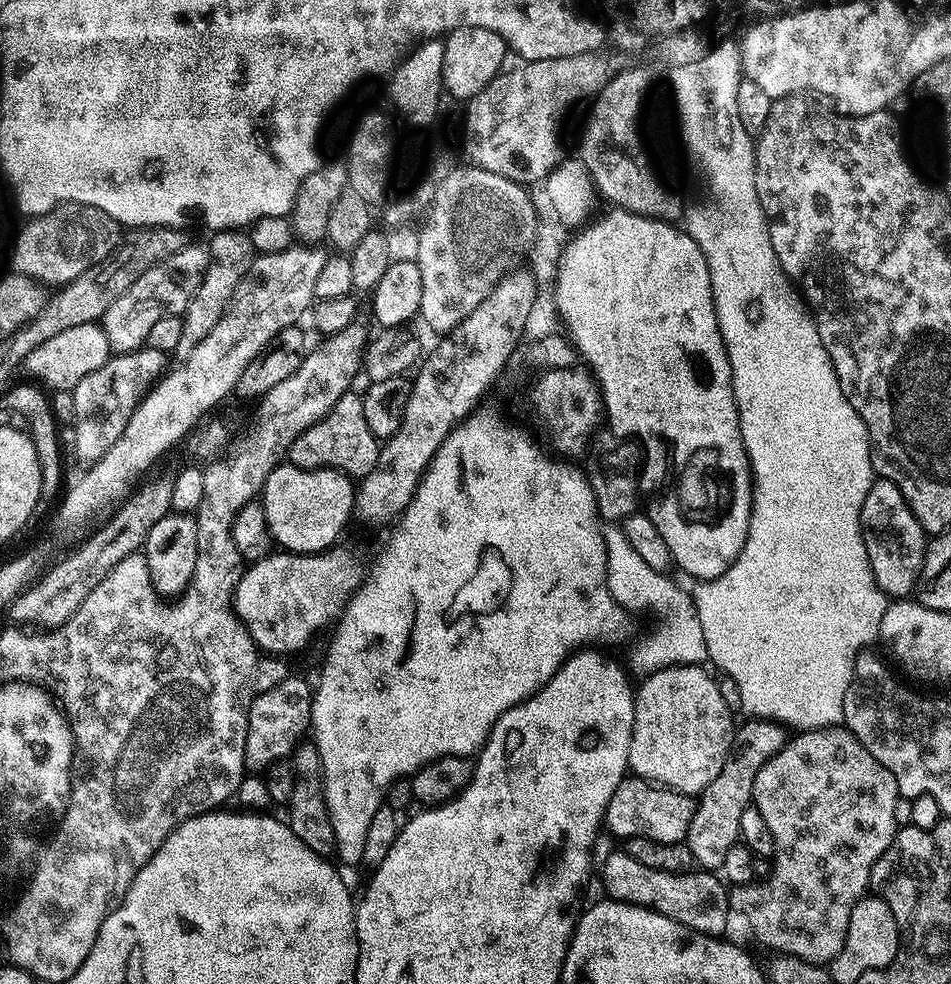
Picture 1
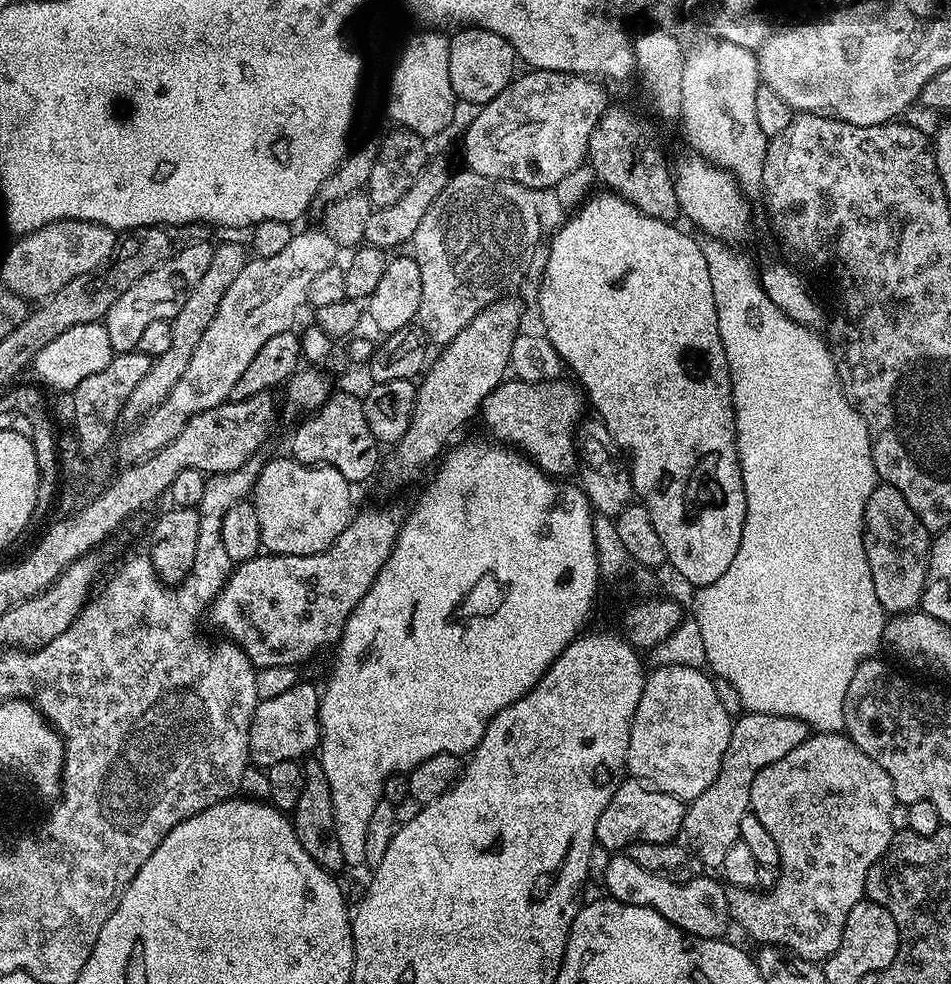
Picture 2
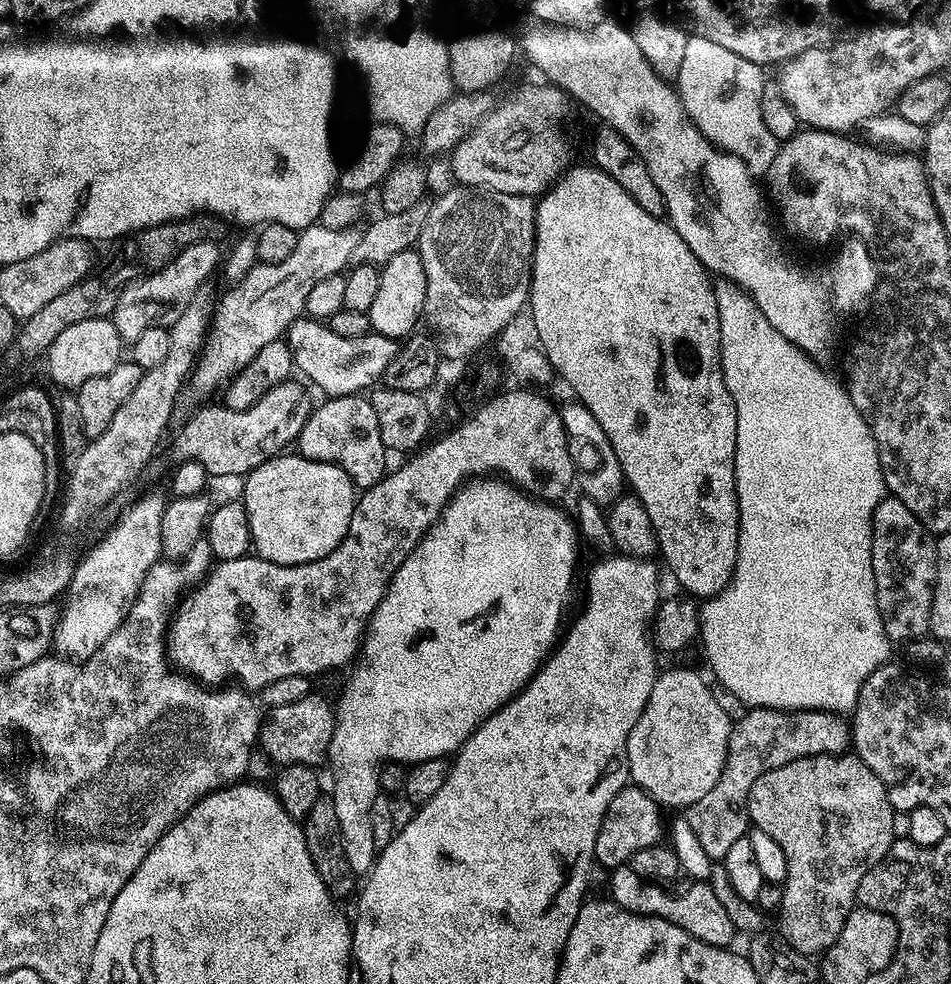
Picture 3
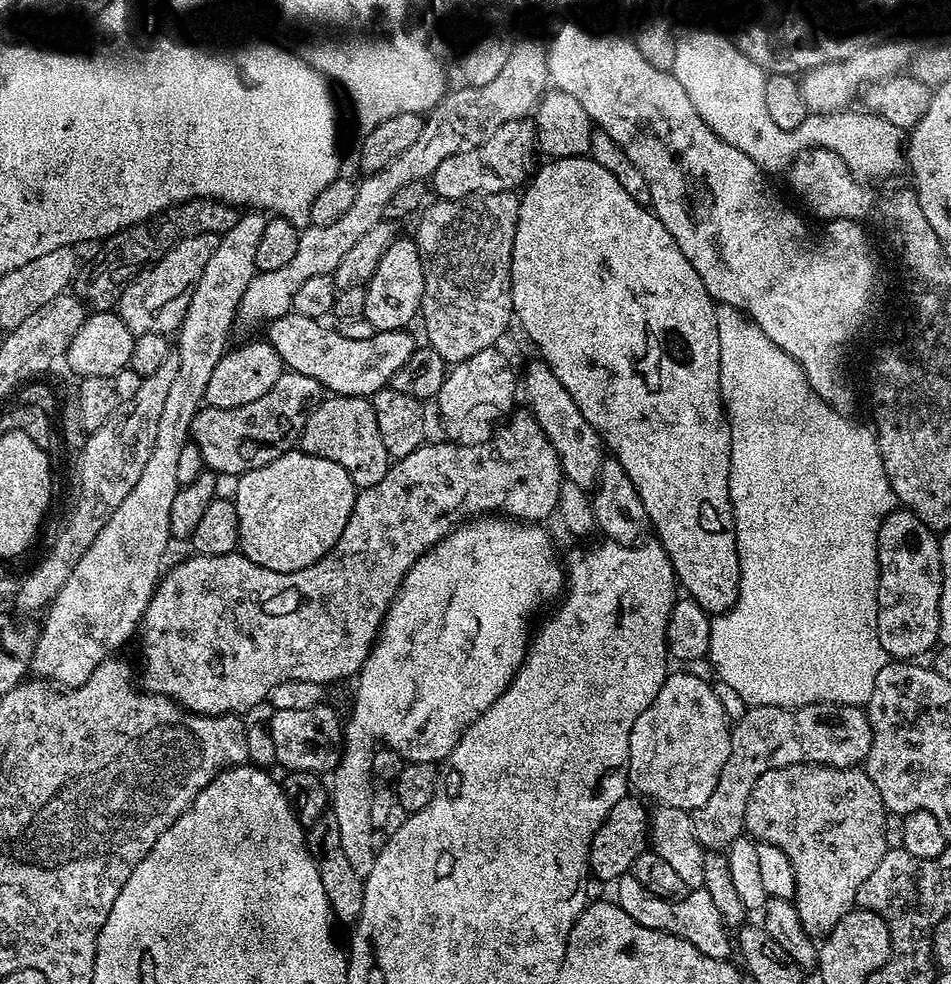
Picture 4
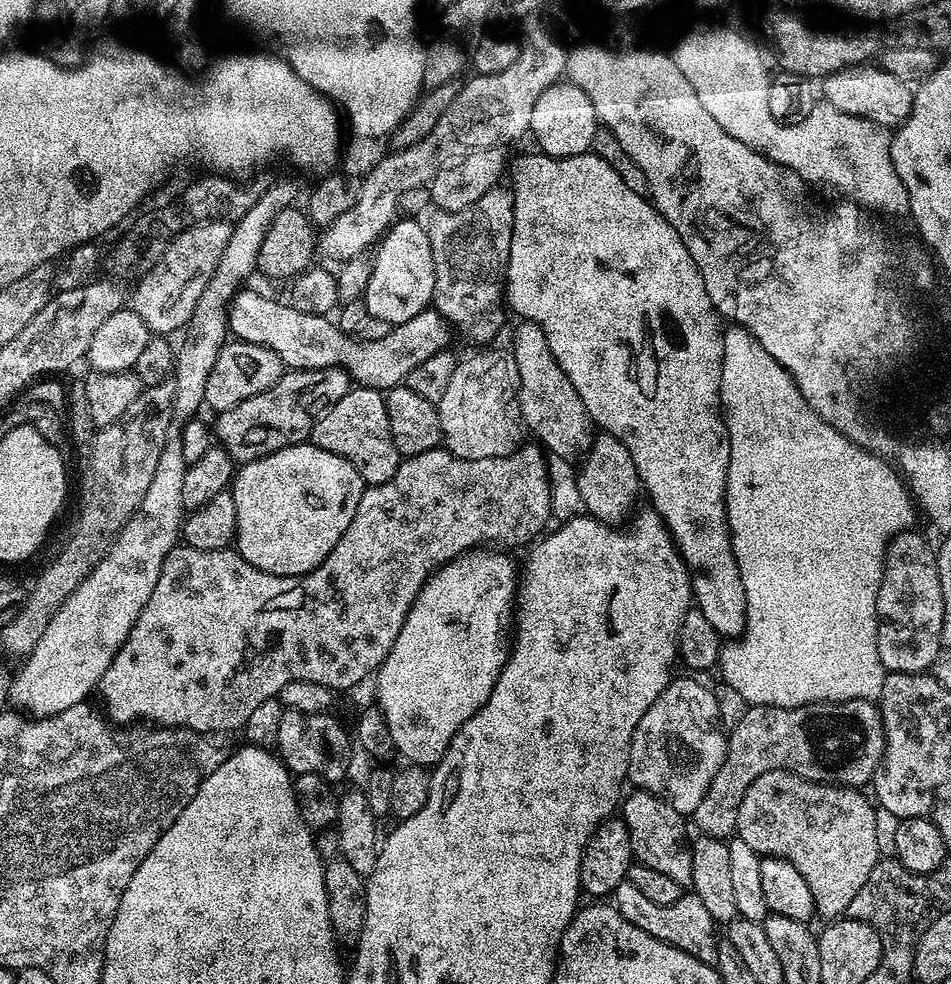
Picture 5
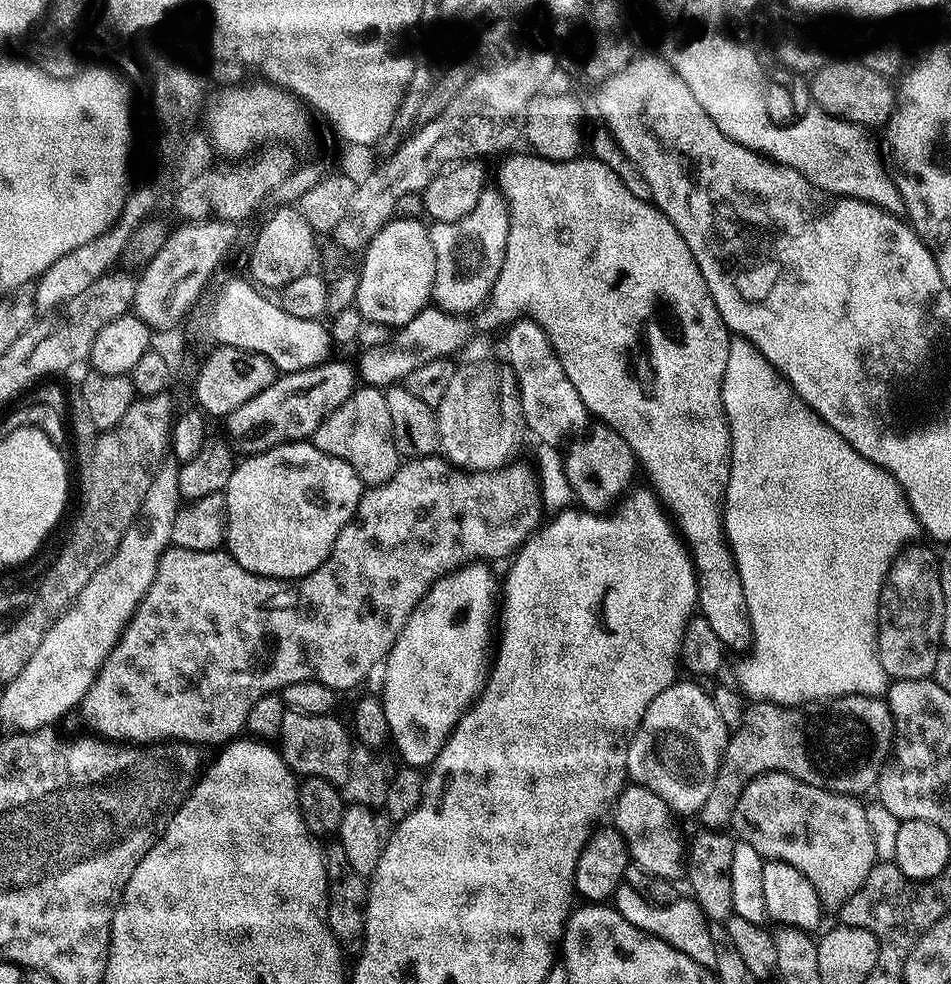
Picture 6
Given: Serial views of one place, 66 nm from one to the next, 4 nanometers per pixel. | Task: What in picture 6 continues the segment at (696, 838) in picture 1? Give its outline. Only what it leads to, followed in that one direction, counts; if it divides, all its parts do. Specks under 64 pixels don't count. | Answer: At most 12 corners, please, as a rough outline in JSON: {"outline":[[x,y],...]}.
{"outline":[[878,696],[753,703],[698,813],[723,829],[785,772],[863,797],[894,752]]}

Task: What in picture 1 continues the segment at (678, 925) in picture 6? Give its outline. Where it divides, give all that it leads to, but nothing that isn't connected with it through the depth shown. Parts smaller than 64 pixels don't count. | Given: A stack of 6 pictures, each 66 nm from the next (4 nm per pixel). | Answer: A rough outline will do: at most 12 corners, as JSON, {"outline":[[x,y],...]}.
{"outline":[[617,850],[609,897],[725,935],[729,889],[708,870],[650,870]]}

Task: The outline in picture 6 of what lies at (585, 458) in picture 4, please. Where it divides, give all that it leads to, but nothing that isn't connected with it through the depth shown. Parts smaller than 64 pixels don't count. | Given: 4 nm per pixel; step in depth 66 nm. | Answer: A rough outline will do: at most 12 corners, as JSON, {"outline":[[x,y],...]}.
{"outline":[[516,318],[503,359],[525,429],[556,444],[590,413],[544,327]]}

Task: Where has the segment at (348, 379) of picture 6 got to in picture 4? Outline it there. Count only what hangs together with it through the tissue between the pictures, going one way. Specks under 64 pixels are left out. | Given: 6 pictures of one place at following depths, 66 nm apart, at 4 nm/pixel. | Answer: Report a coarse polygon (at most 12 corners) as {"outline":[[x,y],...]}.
{"outline":[[286,370],[258,402],[201,407],[194,443],[239,478],[293,451],[326,389]]}

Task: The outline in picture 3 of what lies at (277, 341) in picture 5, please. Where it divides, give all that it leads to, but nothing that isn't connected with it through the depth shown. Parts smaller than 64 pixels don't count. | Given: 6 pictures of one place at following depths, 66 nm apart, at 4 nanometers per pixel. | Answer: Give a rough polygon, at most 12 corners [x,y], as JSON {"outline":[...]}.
{"outline":[[311,318],[287,330],[295,371],[328,398],[371,389],[398,351]]}

